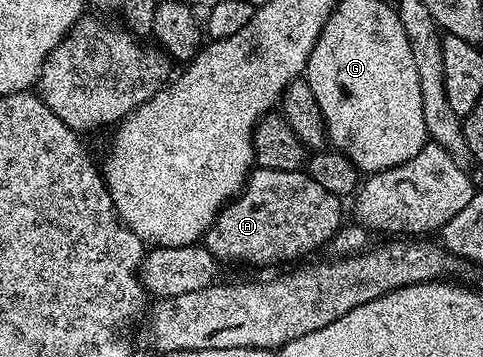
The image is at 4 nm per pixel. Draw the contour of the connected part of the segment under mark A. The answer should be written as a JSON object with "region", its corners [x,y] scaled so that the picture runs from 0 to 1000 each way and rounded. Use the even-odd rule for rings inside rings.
{"region":[[[528,471],[513,487],[509,521],[429,641],[424,686],[462,739],[505,734],[511,745],[561,745],[567,734],[602,734],[675,692],[706,641],[710,574],[706,557],[689,549],[689,538],[673,538],[627,476]]]}

